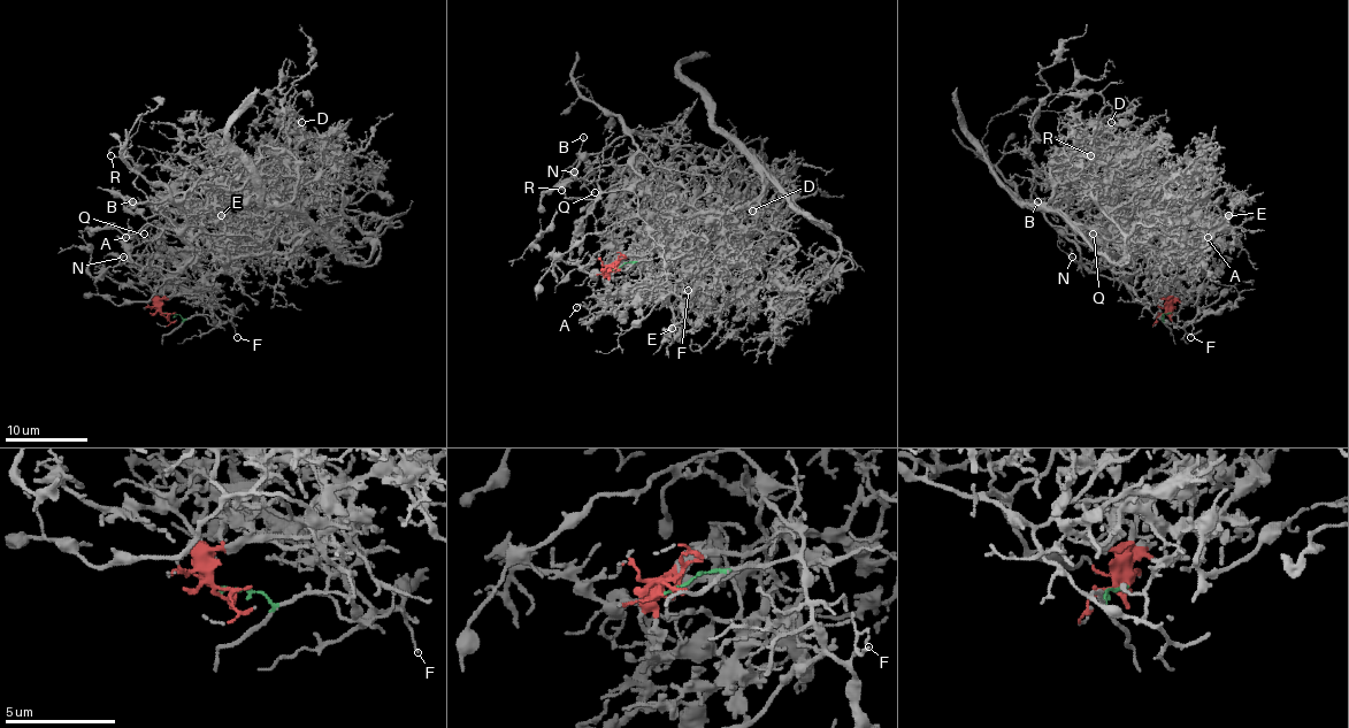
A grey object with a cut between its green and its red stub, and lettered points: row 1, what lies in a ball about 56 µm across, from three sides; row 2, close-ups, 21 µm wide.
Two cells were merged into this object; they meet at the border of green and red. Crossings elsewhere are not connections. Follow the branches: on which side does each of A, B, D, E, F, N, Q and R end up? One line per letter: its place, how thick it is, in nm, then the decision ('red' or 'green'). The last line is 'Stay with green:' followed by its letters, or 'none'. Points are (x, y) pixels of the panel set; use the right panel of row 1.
A: at (1208, 237); 140 nm thick; red
B: at (1037, 201); 140 nm thick; green
D: at (1111, 122); 130 nm thick; red
E: at (1228, 215); 110 nm thick; red
F: at (1190, 337); 80 nm thick; green
N: at (1072, 257); 100 nm thick; green
Q: at (1093, 234); 70 nm thick; green
R: at (1090, 155); 140 nm thick; green
Stay with green: B, F, N, Q, R

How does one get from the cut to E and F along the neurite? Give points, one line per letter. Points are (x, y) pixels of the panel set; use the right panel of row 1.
E: (1169, 315), (1164, 298), (1146, 286), (1150, 261), (1174, 243), (1173, 227), (1216, 209), (1228, 216)
F: (1169, 313), (1158, 316), (1185, 327), (1195, 321), (1192, 337)

